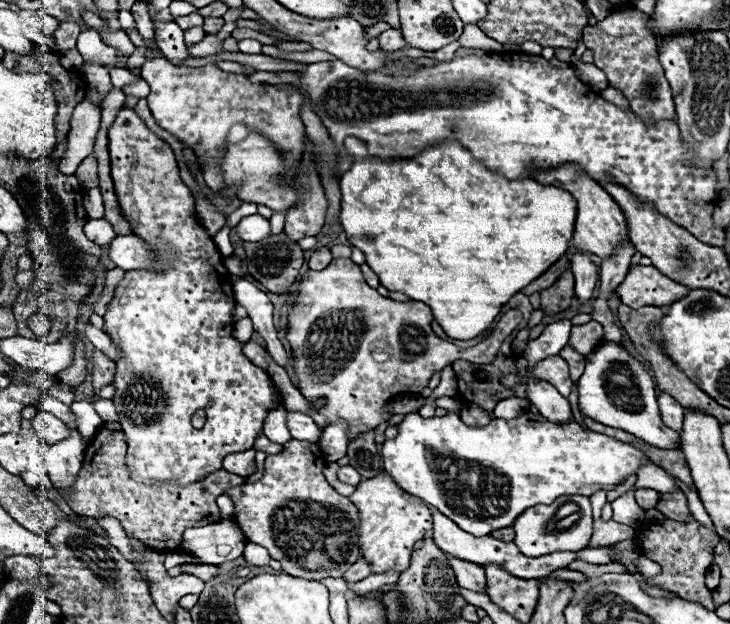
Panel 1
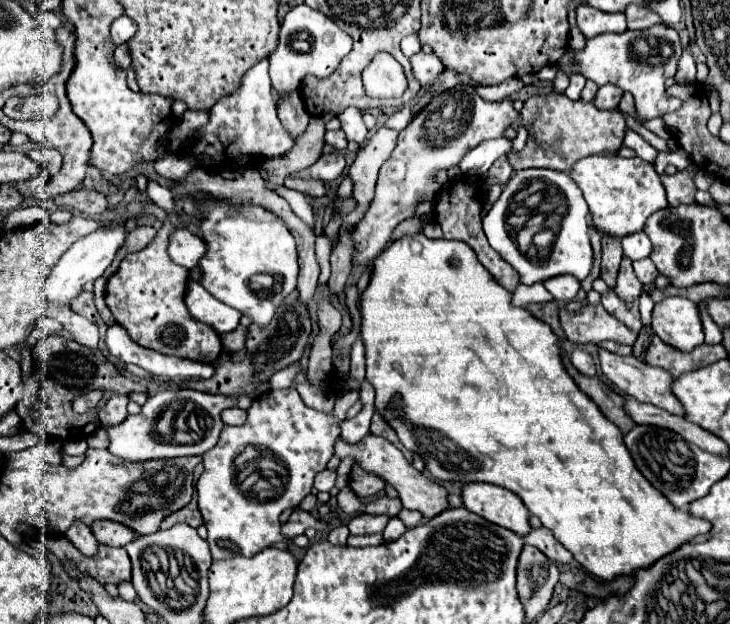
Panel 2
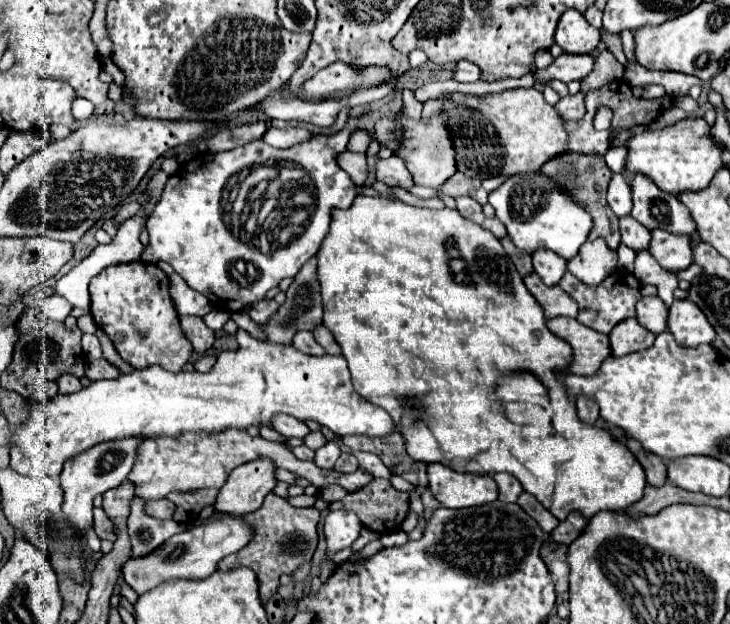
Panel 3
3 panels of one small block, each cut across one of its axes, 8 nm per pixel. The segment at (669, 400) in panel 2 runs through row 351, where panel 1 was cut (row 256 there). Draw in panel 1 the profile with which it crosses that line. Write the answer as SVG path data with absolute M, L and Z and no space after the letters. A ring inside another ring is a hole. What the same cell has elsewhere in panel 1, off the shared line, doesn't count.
M566 162L562 166L556 168L548 168L548 170L532 170L534 178L542 184L552 184L558 186L566 192L570 192L576 200L578 200L578 210L576 210L576 224L574 224L574 236L572 236L572 246L580 248L584 252L596 254L600 258L606 258L612 254L612 244L616 244L616 240L626 240L628 232L626 232L626 220L624 214L620 210L620 206L612 200L612 196L600 188L598 182L594 182L578 164L574 162Z

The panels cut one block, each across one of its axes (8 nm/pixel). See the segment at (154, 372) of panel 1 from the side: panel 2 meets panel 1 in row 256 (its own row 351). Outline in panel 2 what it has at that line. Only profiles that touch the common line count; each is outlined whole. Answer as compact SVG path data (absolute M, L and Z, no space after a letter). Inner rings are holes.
M148 180L148 198L160 206L166 212L166 222L158 230L156 238L142 248L140 252L128 254L122 262L118 272L108 280L108 294L106 294L106 304L112 310L116 322L130 334L130 338L144 346L152 348L162 354L170 356L180 356L188 360L198 360L204 364L214 364L218 356L222 354L222 342L220 334L214 332L204 322L198 322L192 318L184 304L186 288L188 288L188 276L190 270L172 262L168 256L168 240L170 234L176 228L184 228L176 208L174 208L174 196L168 188L162 188L158 182Z

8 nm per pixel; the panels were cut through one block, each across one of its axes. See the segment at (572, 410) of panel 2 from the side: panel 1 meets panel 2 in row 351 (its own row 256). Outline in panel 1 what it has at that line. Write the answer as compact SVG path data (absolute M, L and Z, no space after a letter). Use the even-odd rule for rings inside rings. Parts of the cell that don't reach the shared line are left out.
M348 136L342 144L342 148L354 158L350 170L342 172L342 176L338 180L340 190L342 190L340 222L342 222L342 228L348 236L348 240L364 252L366 264L380 276L382 286L386 286L392 292L404 292L412 300L420 300L420 302L428 304L432 308L438 324L454 340L472 340L472 338L480 336L482 332L486 332L492 326L494 318L500 314L500 308L516 292L520 292L524 286L528 286L532 280L536 280L536 276L540 276L540 272L544 272L544 268L550 268L570 248L572 232L574 232L574 218L576 218L576 214L574 214L576 212L576 200L566 190L560 190L556 186L542 186L534 178L508 180L506 176L500 176L494 170L484 168L482 160L476 160L460 142L456 142L452 138L446 138L444 142L434 144L434 146L426 146L416 156L406 158L406 160L374 158L368 154L366 142L356 138L356 136Z

